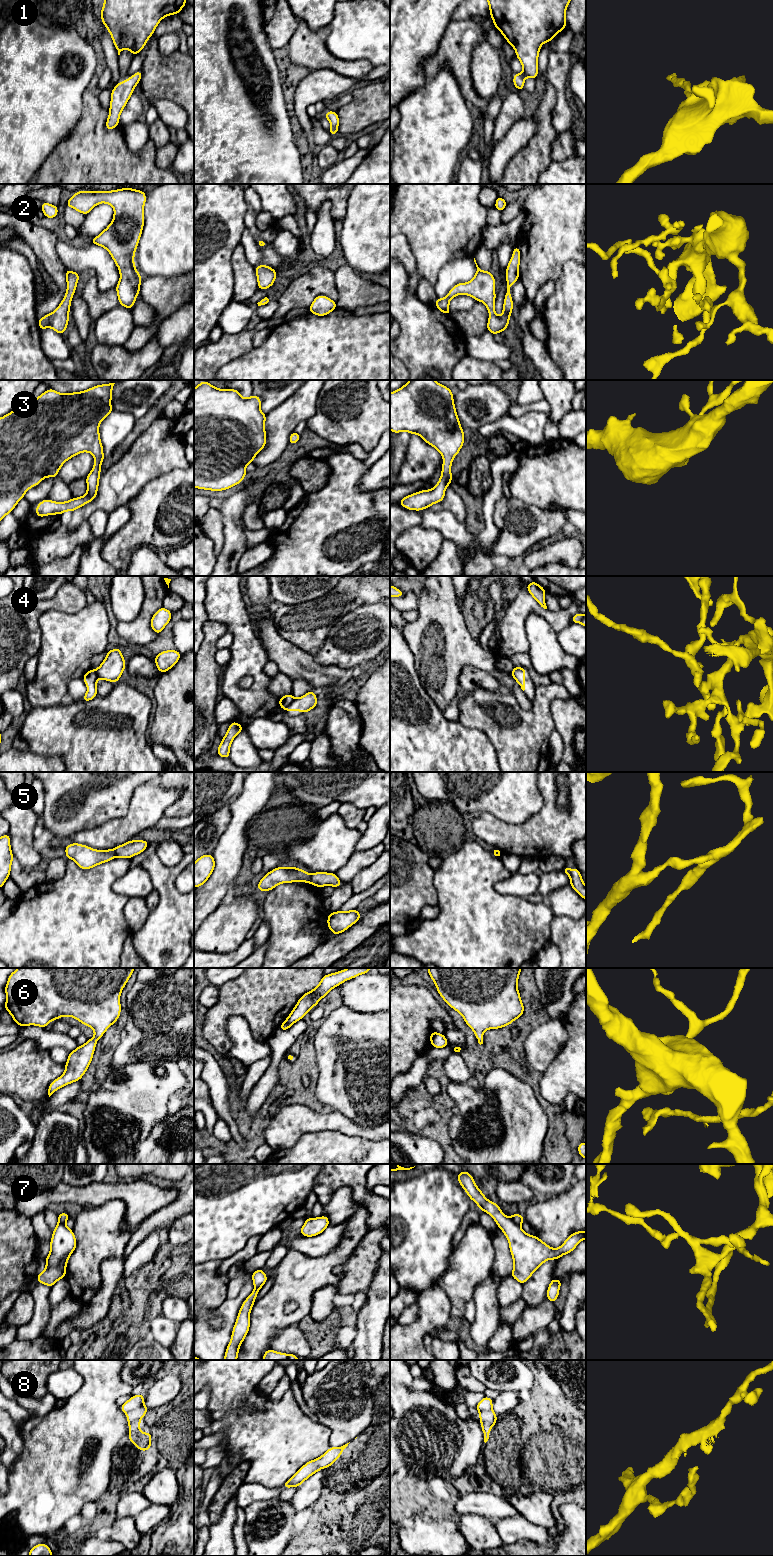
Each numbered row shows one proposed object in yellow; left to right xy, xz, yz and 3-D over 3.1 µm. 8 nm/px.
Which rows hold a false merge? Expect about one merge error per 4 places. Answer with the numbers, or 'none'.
4, 5, 7

